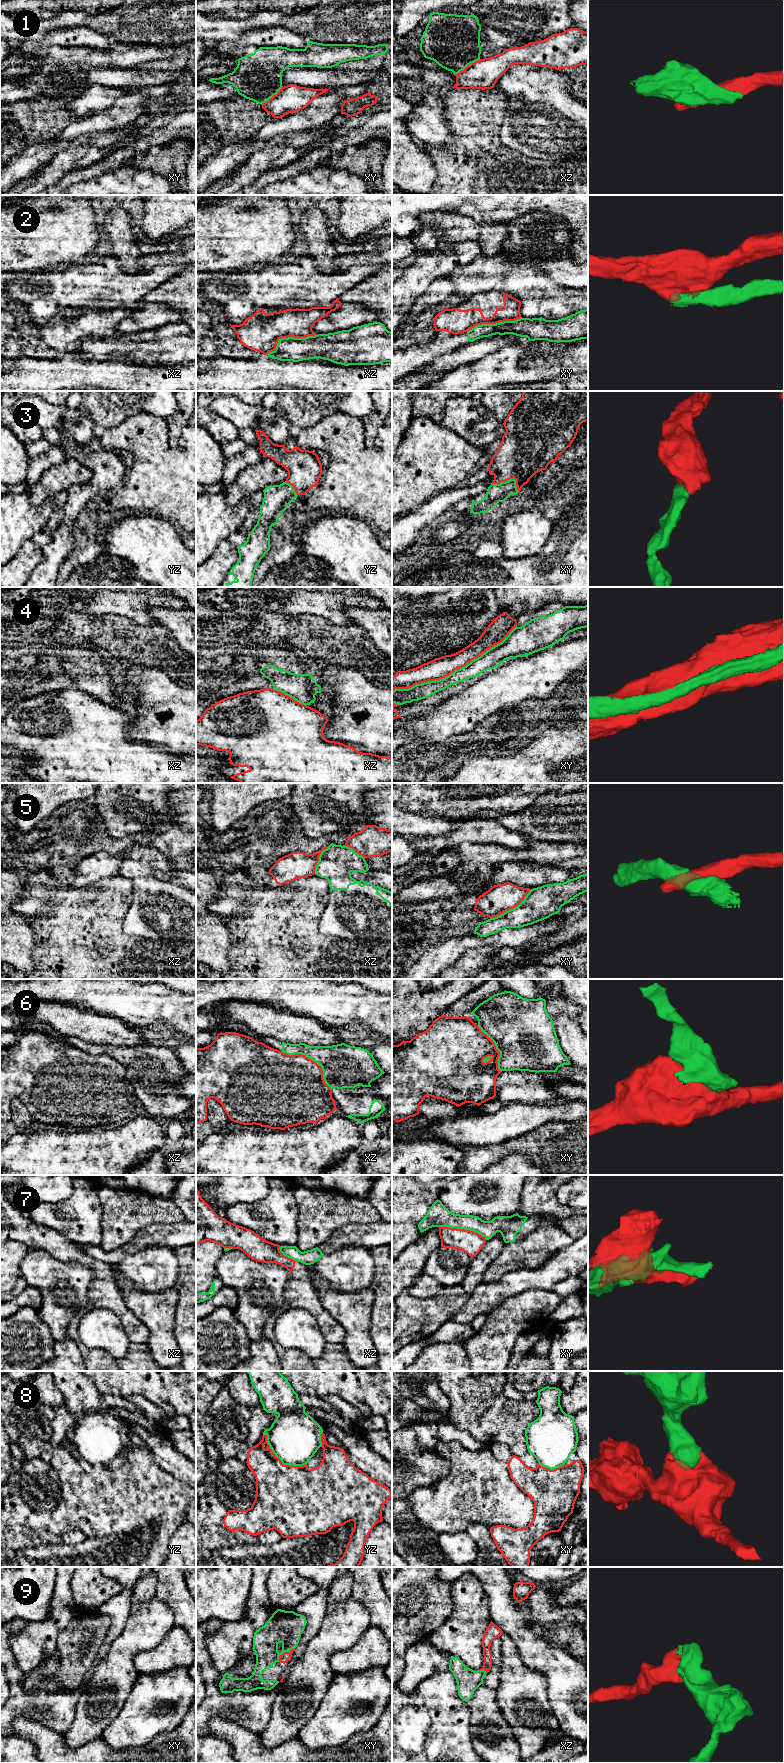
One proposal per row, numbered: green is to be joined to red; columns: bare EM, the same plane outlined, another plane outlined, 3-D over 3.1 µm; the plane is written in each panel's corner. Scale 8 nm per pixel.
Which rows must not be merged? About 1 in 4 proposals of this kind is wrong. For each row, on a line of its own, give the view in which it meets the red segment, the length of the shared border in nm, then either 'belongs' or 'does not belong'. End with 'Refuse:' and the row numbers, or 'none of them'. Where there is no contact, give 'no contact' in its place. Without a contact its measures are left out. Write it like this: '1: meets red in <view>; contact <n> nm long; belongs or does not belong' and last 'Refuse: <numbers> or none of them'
1: meets red in xz; contact 240 nm long; does not belong
2: meets red in xz; contact 440 nm long; does not belong
3: meets red in xy; contact 220 nm long; belongs
4: meets red in xy; contact 1100 nm long; does not belong
5: meets red in xy; contact 400 nm long; does not belong
6: meets red in xz; contact 500 nm long; does not belong
7: meets red in xy; contact 400 nm long; does not belong
8: meets red in yz; contact 420 nm long; belongs
9: meets red in xy; contact 170 nm long; belongs
Refuse: 1, 2, 4, 5, 6, 7

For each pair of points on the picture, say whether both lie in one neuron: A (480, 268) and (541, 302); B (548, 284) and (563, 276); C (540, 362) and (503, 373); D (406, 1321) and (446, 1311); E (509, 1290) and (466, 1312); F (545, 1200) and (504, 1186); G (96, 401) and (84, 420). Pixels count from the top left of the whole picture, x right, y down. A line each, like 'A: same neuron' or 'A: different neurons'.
A: same neuron
B: different neurons
C: same neuron
D: same neuron
E: same neuron
F: different neurons
G: different neurons

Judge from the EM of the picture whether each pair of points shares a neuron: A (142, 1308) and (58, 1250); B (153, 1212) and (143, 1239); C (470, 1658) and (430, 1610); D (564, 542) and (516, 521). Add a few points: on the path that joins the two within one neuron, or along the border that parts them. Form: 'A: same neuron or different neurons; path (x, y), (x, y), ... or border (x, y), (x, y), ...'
A: different neurons; border (111, 1270), (121, 1298), (132, 1312)
B: different neurons; border (171, 1223), (146, 1225), (130, 1240)
C: different neurons; border (453, 1602), (452, 1613), (426, 1639)
D: different neurons; border (553, 523), (550, 536), (535, 554)

